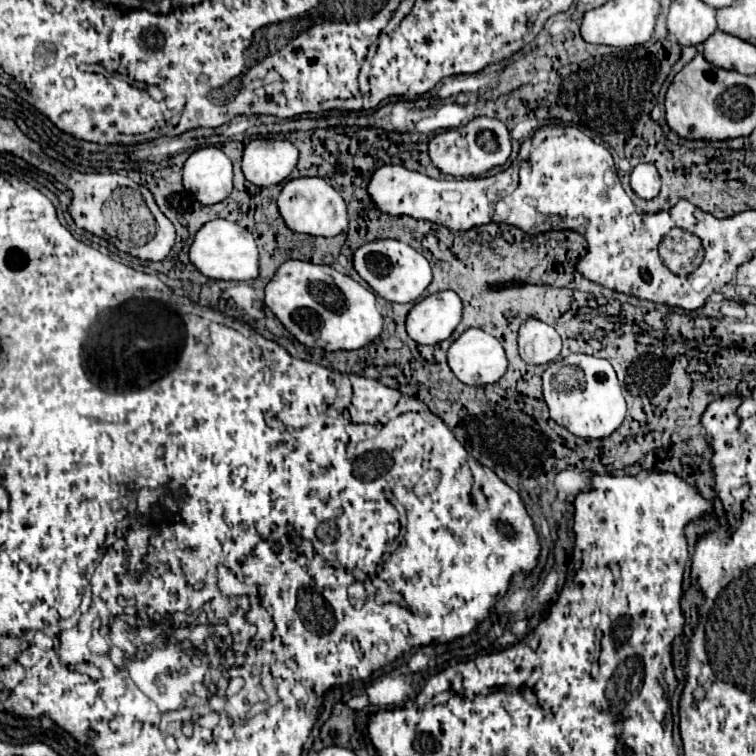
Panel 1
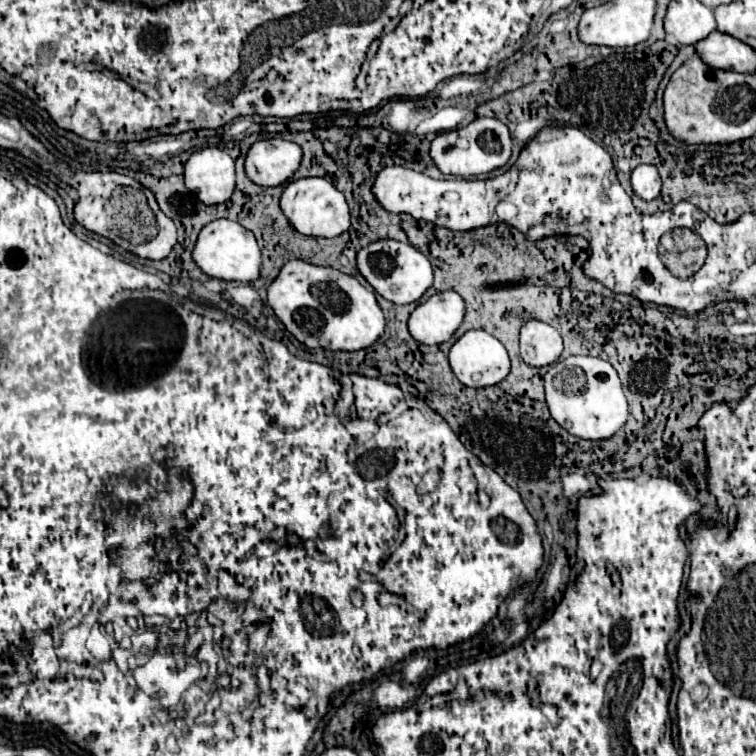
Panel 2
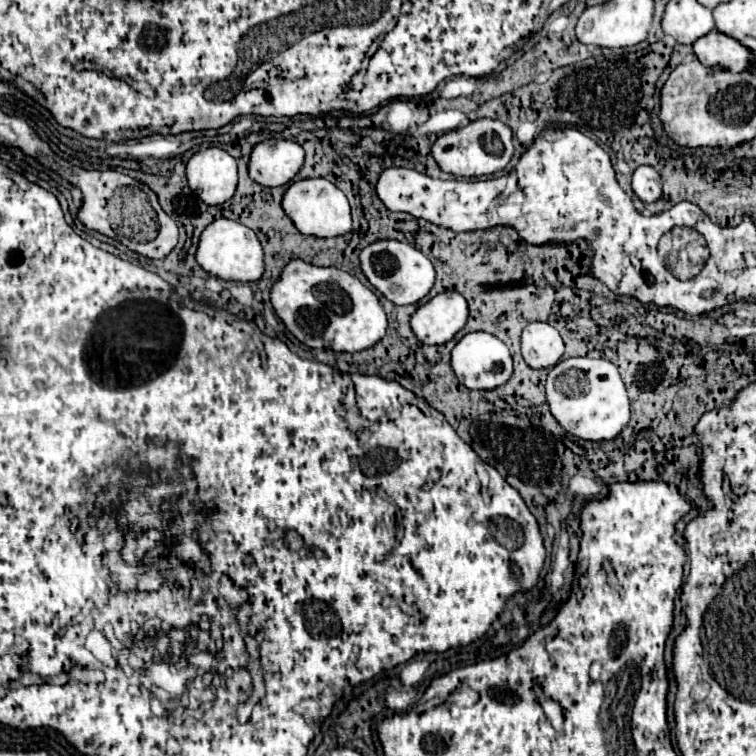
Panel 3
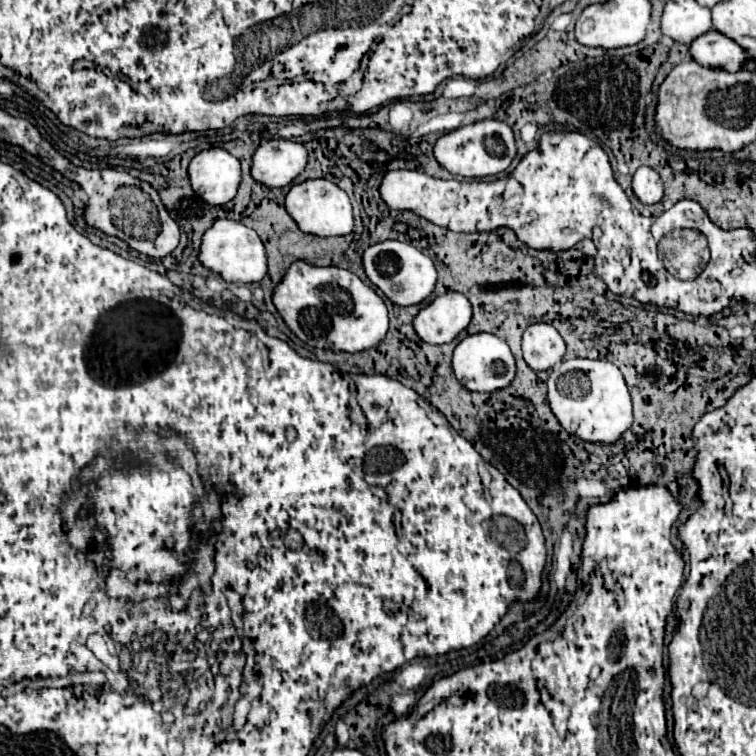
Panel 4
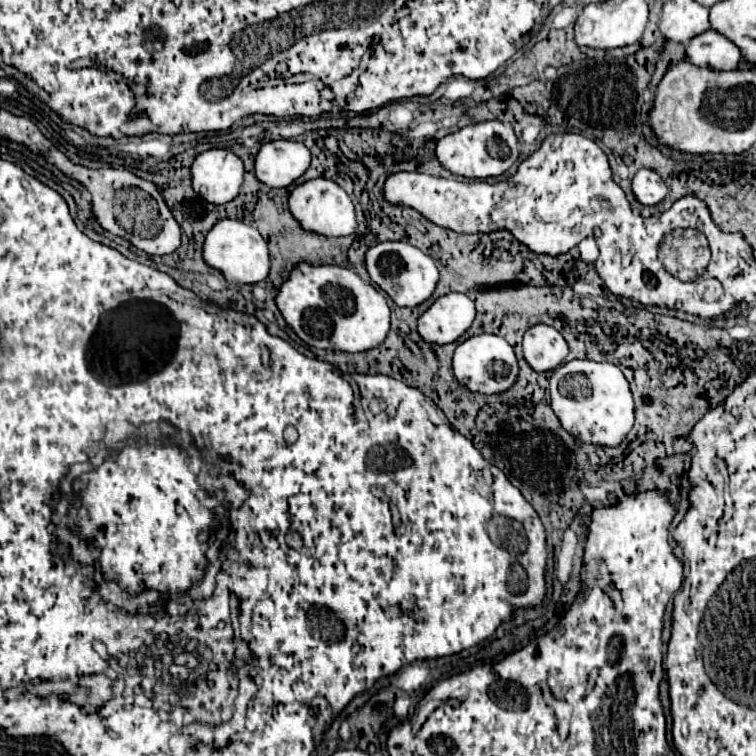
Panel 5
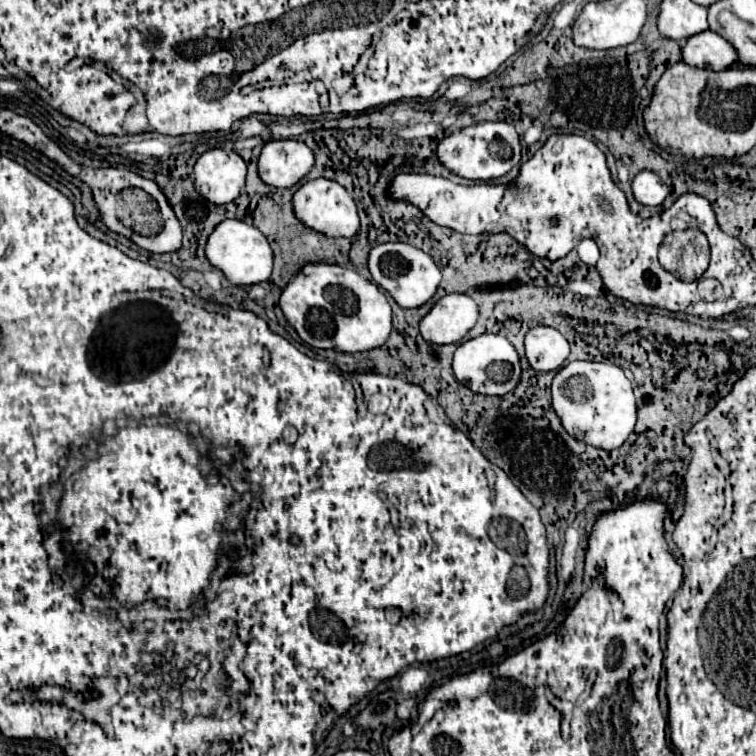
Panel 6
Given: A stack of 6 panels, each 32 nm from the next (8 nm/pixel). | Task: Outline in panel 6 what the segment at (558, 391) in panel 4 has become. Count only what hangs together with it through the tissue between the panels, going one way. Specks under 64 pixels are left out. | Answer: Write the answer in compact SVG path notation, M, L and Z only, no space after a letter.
M576 360L562 366L552 380L552 408L570 436L604 450L622 446L636 424L630 380L624 376L622 368L604 362Z

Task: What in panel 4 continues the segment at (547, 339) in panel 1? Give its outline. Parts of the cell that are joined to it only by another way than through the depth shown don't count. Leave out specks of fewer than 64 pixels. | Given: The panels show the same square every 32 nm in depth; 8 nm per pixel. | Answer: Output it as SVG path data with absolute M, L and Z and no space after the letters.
M536 322L524 330L522 354L530 368L550 370L558 362L562 362L566 354L566 344L554 326Z

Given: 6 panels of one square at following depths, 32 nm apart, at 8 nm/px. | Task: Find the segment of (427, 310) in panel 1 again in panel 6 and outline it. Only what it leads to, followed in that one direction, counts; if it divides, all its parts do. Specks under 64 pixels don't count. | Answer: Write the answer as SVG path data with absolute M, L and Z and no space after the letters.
M466 294L442 296L420 320L420 334L432 344L454 344L462 340L478 320L478 306Z

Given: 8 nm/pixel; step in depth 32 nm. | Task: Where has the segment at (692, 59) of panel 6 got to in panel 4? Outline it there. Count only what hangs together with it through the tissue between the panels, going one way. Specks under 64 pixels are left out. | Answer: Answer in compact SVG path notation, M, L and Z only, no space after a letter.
M710 30L704 36L698 36L690 44L692 58L708 68L722 68L728 72L738 72L748 62L748 54L732 38Z

